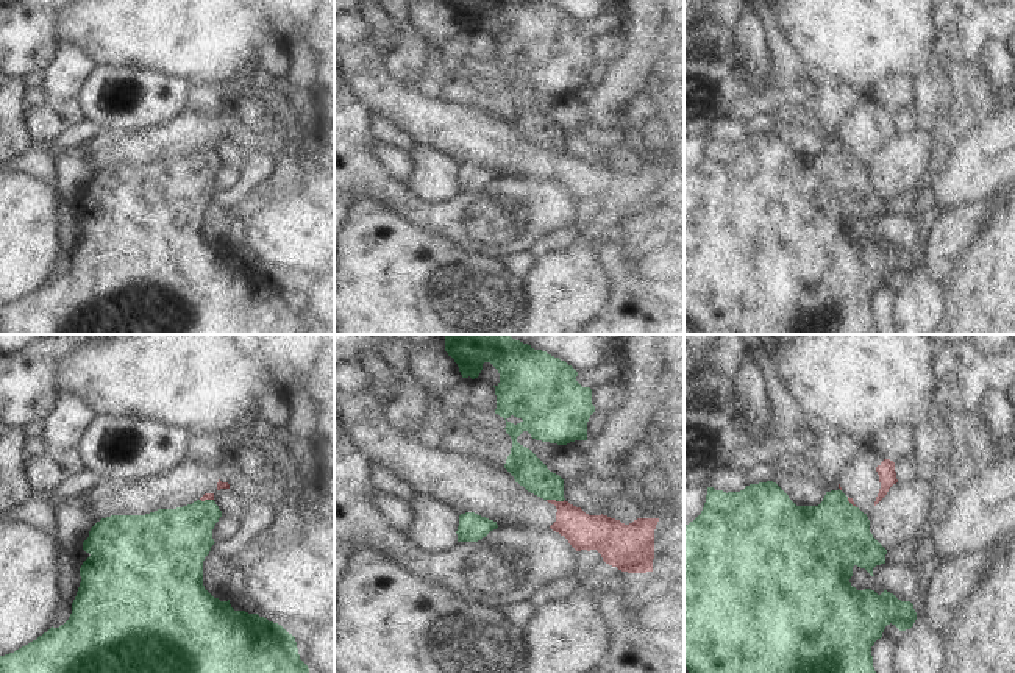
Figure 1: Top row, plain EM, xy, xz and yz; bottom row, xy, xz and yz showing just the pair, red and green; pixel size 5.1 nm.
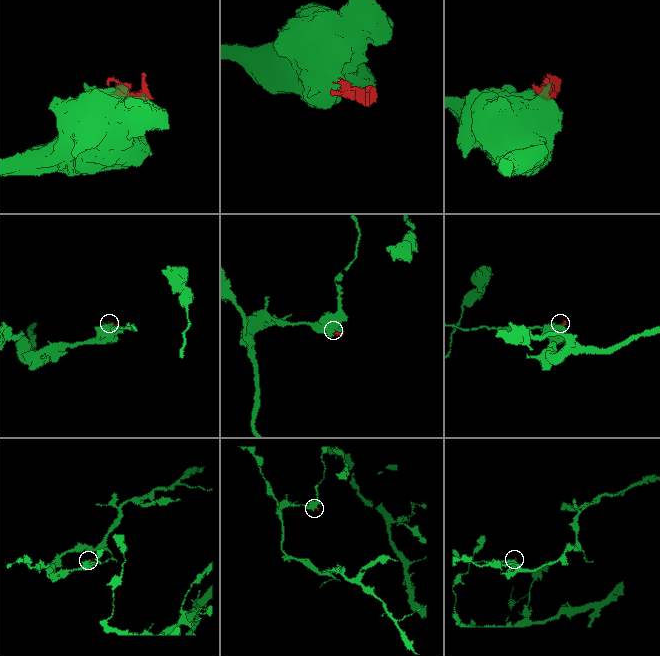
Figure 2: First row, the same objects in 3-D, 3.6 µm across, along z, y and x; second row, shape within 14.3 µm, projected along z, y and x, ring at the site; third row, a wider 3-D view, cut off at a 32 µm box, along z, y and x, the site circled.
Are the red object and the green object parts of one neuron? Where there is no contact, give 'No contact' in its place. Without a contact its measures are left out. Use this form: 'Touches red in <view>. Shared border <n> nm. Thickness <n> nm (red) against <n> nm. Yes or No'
Touches red in xz. Shared border 100 nm. Thickness 190 nm (red) against 170 nm. No

